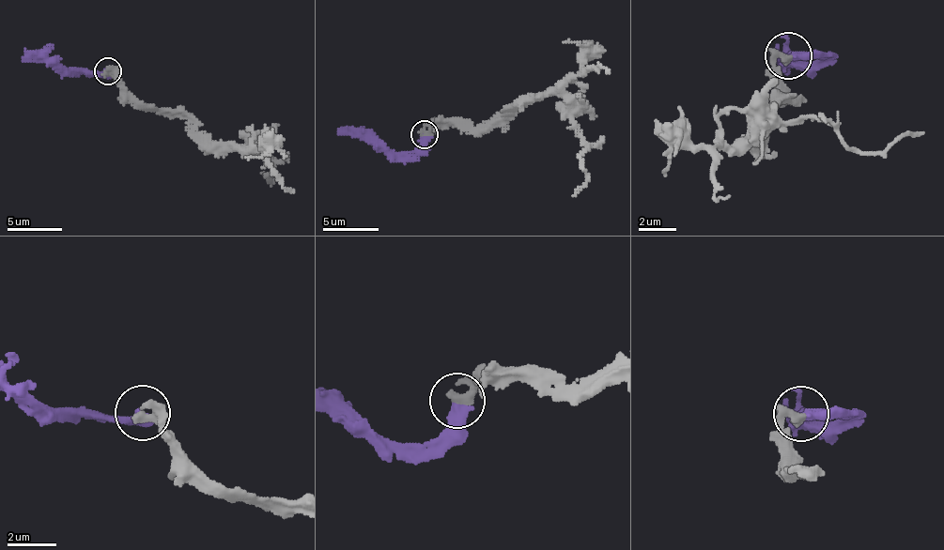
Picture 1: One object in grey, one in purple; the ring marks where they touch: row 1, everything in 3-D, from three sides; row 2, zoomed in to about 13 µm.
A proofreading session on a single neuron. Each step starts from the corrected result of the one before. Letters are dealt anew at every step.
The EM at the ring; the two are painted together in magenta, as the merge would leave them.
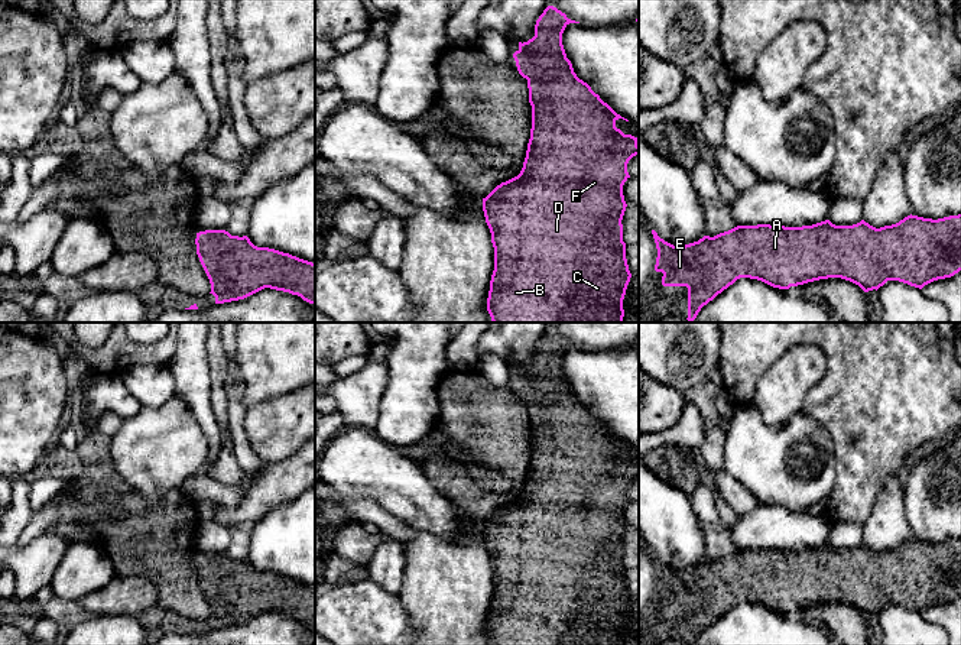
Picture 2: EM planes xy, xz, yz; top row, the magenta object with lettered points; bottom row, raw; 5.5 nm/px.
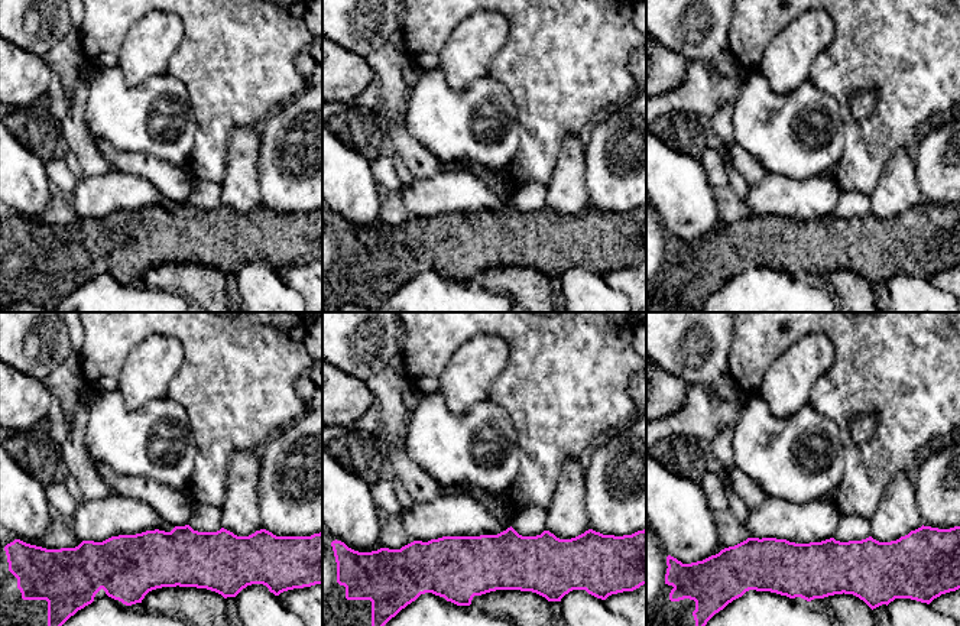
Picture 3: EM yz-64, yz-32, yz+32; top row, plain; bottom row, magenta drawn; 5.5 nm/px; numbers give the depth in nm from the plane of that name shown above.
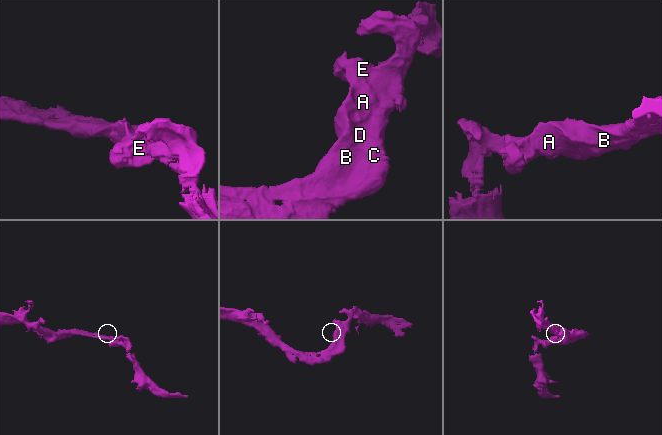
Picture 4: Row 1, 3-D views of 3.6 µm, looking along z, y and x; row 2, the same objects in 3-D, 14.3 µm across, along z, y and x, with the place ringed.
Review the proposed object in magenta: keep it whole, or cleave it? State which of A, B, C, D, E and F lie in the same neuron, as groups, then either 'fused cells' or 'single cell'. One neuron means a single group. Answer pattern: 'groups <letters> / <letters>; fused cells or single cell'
groups A B C D E F; single cell

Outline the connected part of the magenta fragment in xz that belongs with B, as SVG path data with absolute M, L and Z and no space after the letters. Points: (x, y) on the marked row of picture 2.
M548 6L536 20L535 36L519 42L519 49L513 54L519 74L527 80L532 129L520 174L483 198L494 247L494 270L487 298L493 322L623 322L623 299L632 278L623 242L621 220L627 207L623 185L630 178L629 161L639 155L639 137L617 129L619 119L629 120L617 114L574 72L562 45L562 33L569 23L579 22Z

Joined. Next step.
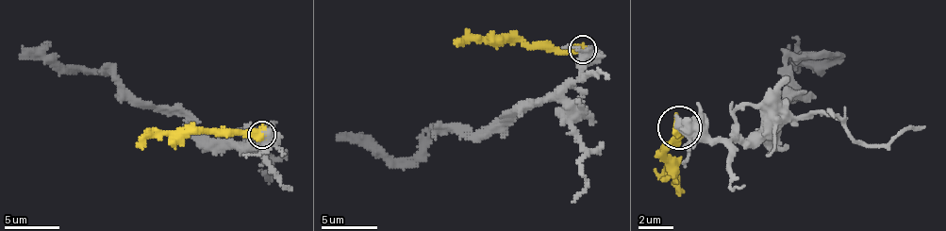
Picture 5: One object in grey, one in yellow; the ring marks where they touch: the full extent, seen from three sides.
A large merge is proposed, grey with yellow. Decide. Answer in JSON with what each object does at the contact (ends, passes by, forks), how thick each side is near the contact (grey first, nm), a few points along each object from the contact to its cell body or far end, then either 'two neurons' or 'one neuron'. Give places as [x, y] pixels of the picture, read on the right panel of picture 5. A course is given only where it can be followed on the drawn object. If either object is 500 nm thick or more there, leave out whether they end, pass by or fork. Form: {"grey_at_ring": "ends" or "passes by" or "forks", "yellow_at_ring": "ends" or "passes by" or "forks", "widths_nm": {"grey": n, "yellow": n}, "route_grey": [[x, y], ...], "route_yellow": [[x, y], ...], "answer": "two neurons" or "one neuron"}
{"widths_nm": {"grey": 650, "yellow": 550}, "route_grey": [[680, 128], [762, 140], [801, 97], [789, 93], [791, 64], [830, 62], [803, 67], [786, 55]], "route_yellow": [[680, 128], [680, 146], [664, 156], [681, 195]], "answer": "two neurons"}

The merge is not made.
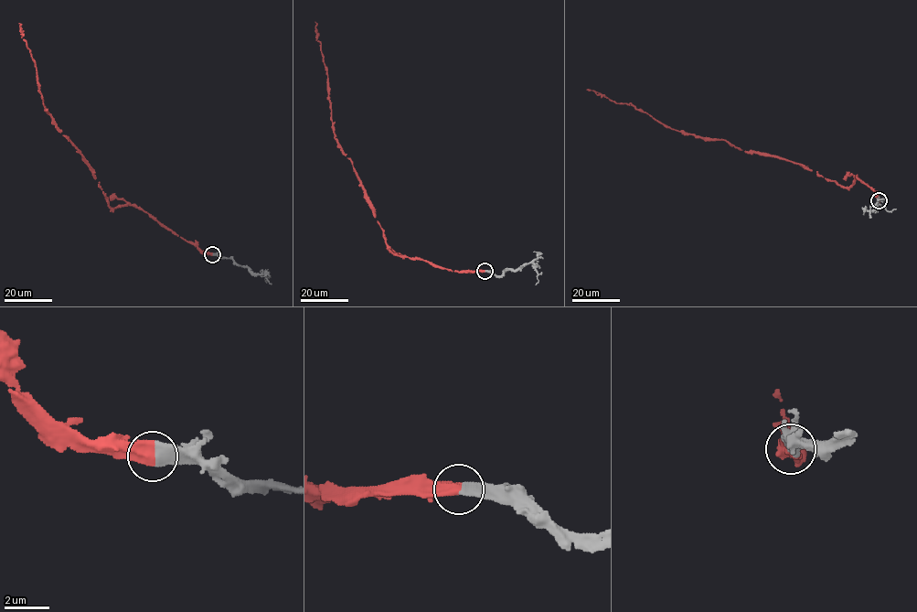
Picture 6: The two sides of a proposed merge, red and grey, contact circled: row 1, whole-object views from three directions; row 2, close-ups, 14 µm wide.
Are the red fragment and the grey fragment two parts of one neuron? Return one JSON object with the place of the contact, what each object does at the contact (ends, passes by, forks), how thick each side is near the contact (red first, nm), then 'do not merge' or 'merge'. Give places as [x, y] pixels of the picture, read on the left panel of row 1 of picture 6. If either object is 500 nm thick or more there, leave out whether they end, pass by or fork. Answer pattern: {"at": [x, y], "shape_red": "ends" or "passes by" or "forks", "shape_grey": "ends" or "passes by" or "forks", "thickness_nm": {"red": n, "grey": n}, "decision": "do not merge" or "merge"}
{"at": [212, 254], "thickness_nm": {"red": 550, "grey": 440}, "decision": "merge"}

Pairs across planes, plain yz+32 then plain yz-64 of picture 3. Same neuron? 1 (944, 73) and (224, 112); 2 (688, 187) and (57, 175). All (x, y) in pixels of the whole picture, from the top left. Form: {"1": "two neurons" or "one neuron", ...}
{"1": "one neuron", "2": "two neurons"}

